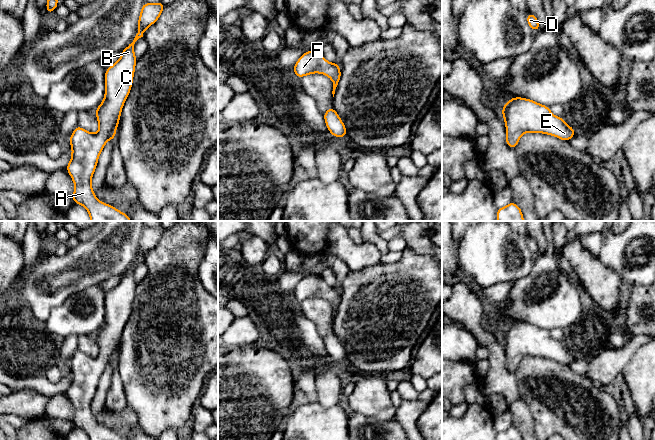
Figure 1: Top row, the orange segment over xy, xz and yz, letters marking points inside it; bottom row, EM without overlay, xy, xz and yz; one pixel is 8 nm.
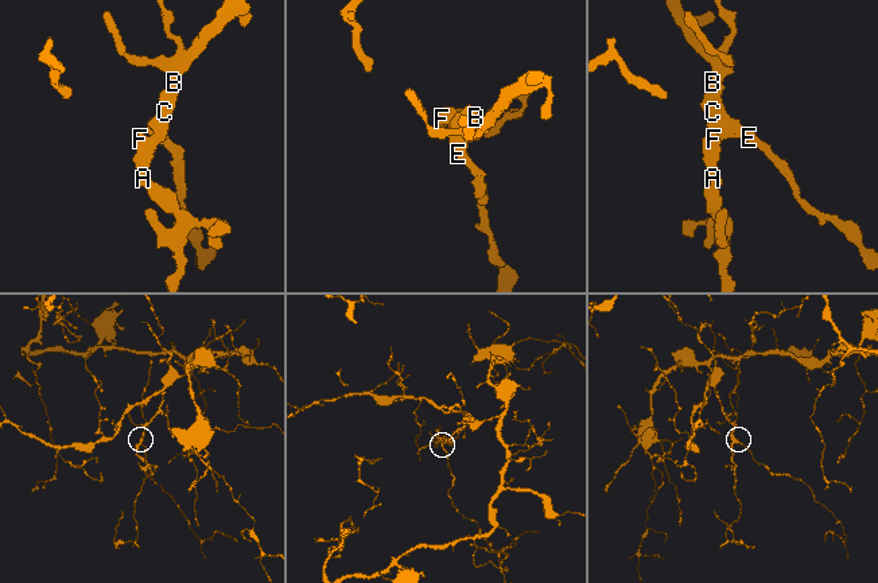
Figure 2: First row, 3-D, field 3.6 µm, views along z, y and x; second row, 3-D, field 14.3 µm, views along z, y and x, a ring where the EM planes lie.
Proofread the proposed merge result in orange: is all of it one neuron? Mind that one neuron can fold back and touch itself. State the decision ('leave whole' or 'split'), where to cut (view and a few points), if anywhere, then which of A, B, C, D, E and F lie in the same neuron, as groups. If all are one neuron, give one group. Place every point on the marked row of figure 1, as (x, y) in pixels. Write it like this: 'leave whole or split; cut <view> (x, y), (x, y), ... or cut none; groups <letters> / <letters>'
leave whole; cut none; groups A B C D E F

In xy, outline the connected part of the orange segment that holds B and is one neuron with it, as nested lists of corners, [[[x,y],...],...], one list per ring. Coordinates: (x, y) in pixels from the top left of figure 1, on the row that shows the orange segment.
[[[162,1],[145,2],[142,5],[138,32],[133,42],[121,52],[120,59],[106,69],[105,97],[94,111],[99,131],[90,133],[77,125],[68,140],[72,147],[72,157],[66,170],[75,185],[71,198],[74,203],[88,210],[91,221],[132,221],[127,214],[114,206],[97,200],[91,179],[106,142],[115,139],[121,111],[132,87],[135,64],[138,60],[134,54],[134,44],[143,37],[144,31],[159,19],[164,7]]]

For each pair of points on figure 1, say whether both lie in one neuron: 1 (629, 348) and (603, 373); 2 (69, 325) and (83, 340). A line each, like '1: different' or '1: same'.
1: same
2: different

